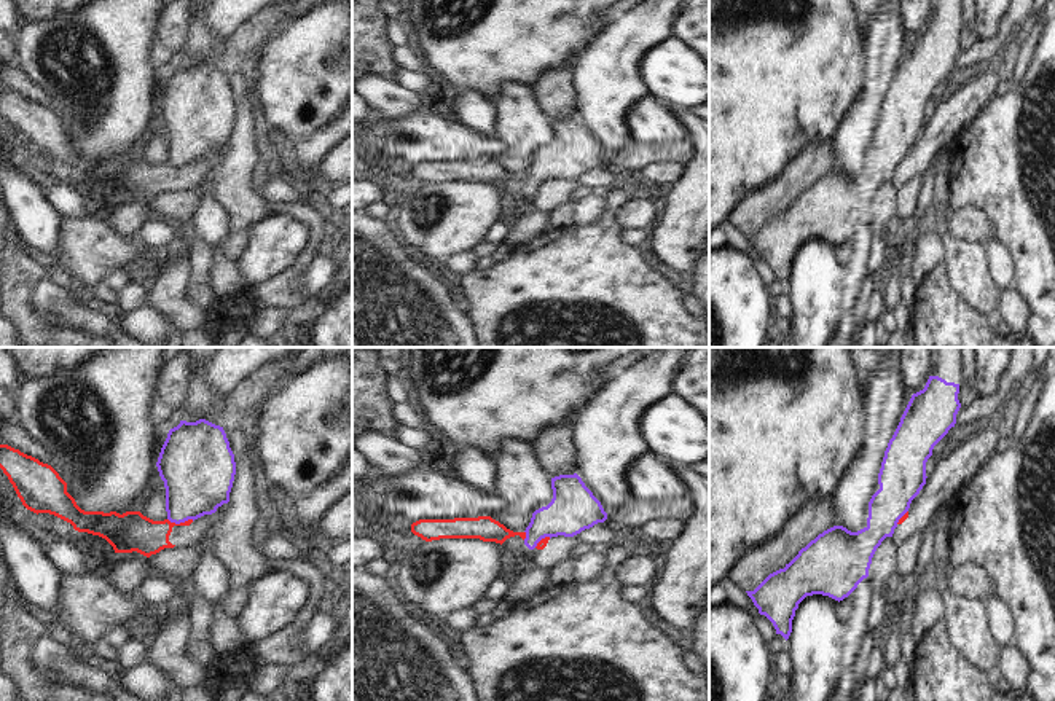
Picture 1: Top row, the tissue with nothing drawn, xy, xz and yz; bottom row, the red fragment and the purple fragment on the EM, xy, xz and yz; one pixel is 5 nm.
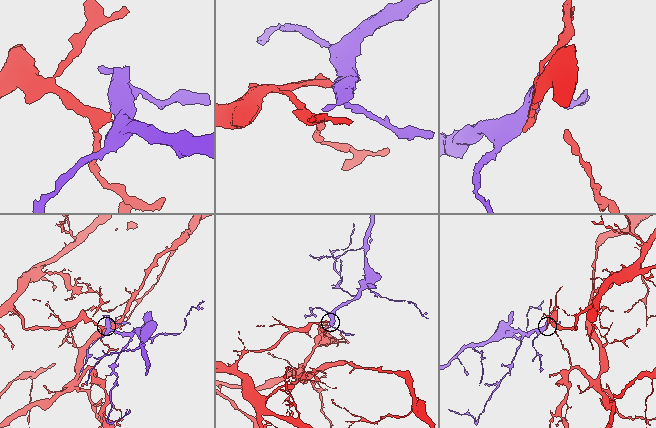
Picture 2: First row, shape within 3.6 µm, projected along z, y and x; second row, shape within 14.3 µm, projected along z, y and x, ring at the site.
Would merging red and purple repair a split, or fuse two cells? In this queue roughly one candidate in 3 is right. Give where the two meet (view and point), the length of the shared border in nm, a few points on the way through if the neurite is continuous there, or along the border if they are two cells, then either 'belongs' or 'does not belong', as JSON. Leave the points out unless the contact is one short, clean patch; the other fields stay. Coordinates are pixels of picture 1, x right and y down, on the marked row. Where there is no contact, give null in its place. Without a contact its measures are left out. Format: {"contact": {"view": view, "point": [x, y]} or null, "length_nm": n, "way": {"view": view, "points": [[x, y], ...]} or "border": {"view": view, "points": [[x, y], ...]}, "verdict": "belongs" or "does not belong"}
{"contact": {"view": "xy", "point": [180, 523]}, "length_nm": 140, "border": {"view": "xy", "points": [[168, 518], [176, 523], [193, 520]]}, "verdict": "does not belong"}

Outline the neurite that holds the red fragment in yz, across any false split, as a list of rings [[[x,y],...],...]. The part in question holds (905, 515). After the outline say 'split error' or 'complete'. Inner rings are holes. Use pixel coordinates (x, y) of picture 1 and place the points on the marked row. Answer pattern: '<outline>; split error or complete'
[[[991,419],[985,429],[948,448],[912,500],[908,511],[899,519],[892,534],[899,545],[915,532],[924,531],[940,505],[948,503],[982,464],[1002,446],[999,432],[999,419]]]; split error

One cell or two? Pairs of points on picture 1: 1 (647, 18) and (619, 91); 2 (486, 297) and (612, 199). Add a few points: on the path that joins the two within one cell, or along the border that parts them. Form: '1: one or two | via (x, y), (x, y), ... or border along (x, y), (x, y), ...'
1: one | via (631, 35), (619, 48), (619, 74)
2: one | via (521, 297), (531, 297), (593, 234)

